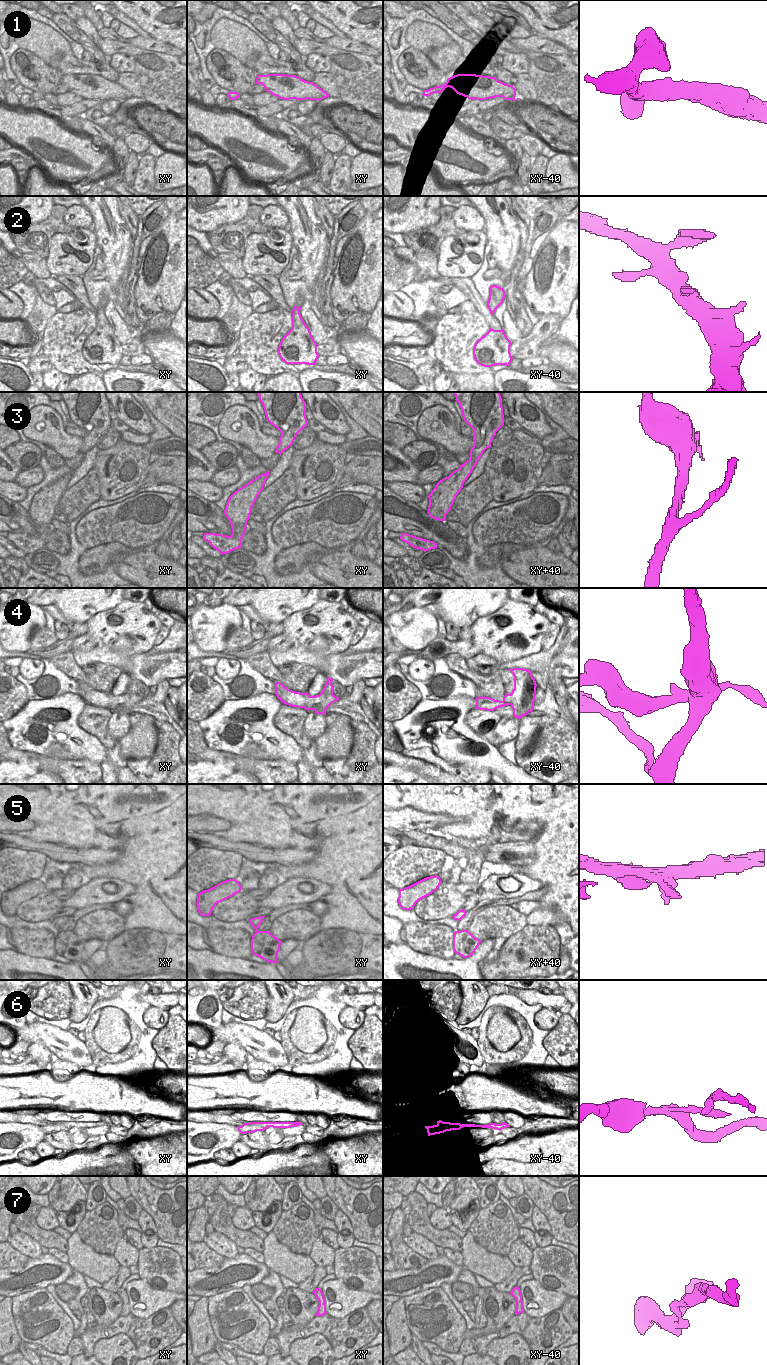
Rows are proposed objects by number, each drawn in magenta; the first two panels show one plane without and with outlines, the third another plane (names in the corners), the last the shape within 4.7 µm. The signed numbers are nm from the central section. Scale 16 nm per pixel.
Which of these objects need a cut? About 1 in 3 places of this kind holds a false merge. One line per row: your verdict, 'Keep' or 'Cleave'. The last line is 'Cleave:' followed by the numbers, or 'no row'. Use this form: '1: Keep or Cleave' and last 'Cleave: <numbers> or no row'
1: Keep
2: Keep
3: Keep
4: Cleave
5: Keep
6: Cleave
7: Keep
Cleave: 4, 6

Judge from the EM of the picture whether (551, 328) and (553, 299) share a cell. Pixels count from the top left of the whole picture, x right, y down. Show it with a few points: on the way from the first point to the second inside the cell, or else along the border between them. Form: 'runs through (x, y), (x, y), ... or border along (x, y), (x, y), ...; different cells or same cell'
border along (562, 318), (558, 314), (549, 313), (539, 320); different cells

